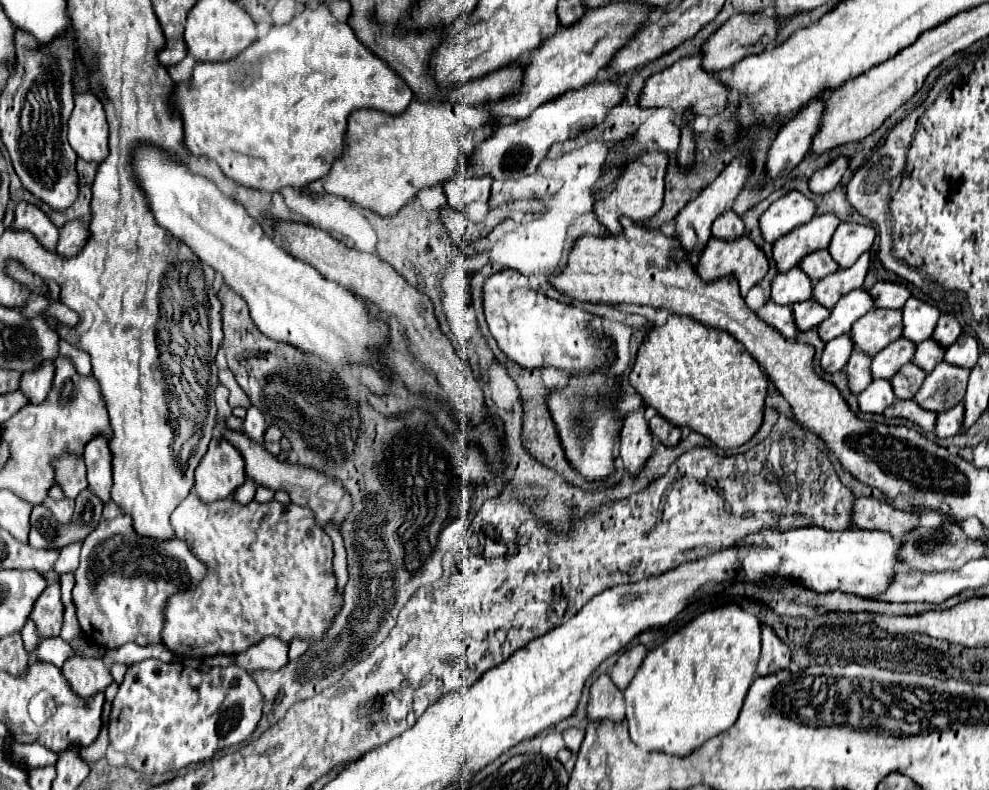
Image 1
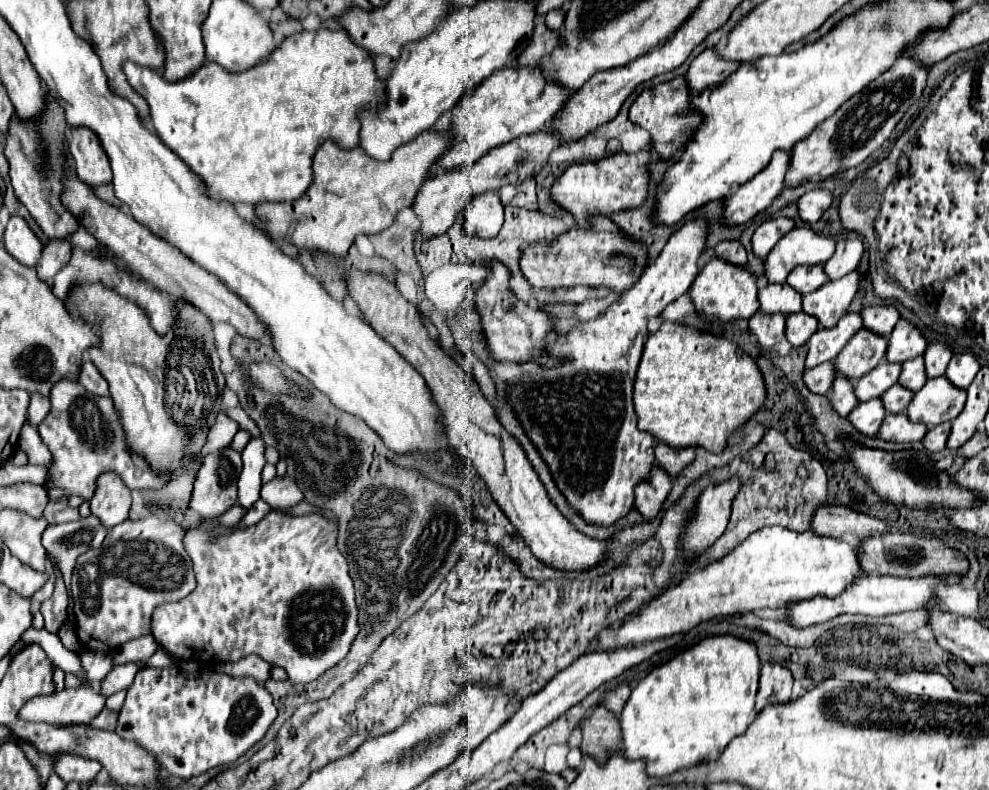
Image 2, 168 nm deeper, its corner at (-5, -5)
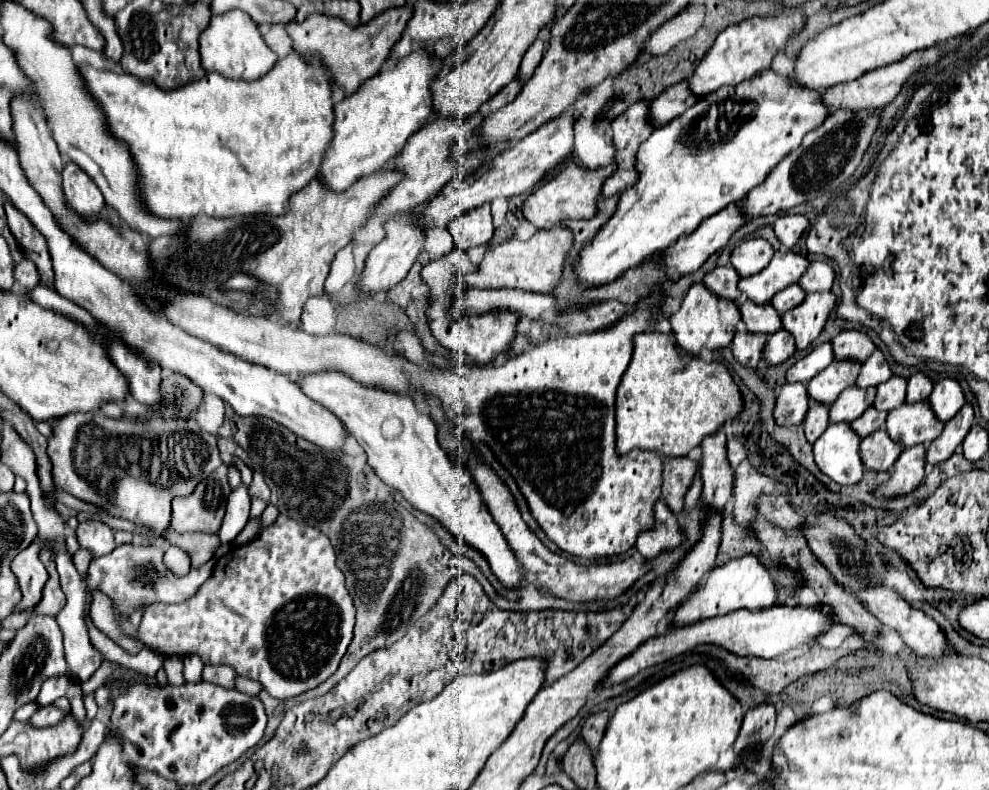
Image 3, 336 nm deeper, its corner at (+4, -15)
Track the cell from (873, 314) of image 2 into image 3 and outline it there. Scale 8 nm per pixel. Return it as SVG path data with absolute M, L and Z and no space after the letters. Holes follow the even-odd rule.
M841 331L831 341L833 345L833 357L839 361L857 361L863 363L873 351L873 341L861 333L861 331Z

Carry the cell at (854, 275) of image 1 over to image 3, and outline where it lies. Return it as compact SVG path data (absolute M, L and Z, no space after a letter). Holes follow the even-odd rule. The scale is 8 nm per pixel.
M825 291L809 293L799 307L783 313L783 329L795 337L797 351L807 349L819 337L833 307L835 295L831 291Z

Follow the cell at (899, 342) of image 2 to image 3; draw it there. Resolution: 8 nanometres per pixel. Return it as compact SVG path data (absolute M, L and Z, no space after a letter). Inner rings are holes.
M877 349L877 351L873 351L873 355L863 363L863 367L861 367L861 371L859 371L857 379L855 379L855 385L857 385L857 387L863 387L863 389L867 389L867 387L877 387L877 385L885 383L889 377L891 377L891 369L889 369L889 365L887 365L887 361L885 361L885 355Z

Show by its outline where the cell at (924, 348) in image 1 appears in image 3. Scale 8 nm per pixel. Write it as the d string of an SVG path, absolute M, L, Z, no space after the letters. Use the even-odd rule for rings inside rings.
M891 377L887 383L881 383L877 387L877 397L873 401L873 407L879 411L893 411L899 405L905 403L905 387L907 381L903 377Z

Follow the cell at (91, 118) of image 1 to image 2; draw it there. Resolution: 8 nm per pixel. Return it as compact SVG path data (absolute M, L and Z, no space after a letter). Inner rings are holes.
M72 127L72 139L68 139L68 151L76 163L76 175L86 185L110 183L110 159L102 149L98 135L88 127Z

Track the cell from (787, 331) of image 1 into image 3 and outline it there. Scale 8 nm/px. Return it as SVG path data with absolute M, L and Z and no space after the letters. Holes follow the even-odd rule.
M739 331L735 333L735 339L731 341L733 357L745 369L757 369L765 341L767 341L767 335L753 335L749 331Z

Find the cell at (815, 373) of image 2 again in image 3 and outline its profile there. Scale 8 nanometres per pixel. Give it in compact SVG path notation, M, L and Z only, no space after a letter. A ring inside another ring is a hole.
M785 383L777 393L773 419L777 425L783 425L783 427L801 425L807 409L809 409L809 397L805 395L805 385Z

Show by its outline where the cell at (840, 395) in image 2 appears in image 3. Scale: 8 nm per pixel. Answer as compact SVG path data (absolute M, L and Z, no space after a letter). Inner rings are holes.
M809 403L809 411L803 421L805 439L809 443L815 443L827 429L827 425L829 425L829 407L817 407L817 403Z

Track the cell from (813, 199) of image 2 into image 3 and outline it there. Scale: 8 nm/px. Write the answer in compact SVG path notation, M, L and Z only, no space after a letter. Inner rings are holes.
M783 215L773 225L783 251L789 251L799 241L799 237L807 227L809 227L809 219L805 215Z

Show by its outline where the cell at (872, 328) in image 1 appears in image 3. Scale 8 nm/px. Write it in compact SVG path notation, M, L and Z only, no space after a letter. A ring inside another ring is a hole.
M833 361L825 371L813 377L813 381L807 385L807 395L817 403L831 405L843 389L853 385L853 379L857 377L857 369L861 369L859 363Z

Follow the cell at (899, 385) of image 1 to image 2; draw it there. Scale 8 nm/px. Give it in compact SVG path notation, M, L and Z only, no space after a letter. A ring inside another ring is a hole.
M896 383L882 395L882 401L884 401L888 413L904 413L906 407L910 405L912 397L914 397L914 391L904 389L900 383Z

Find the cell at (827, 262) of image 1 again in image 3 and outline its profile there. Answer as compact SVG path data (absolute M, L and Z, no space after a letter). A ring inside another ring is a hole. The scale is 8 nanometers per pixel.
M789 285L787 289L783 289L783 291L779 291L779 293L775 293L775 295L773 295L771 305L773 305L781 315L783 315L785 311L789 311L789 309L797 307L803 299L805 299L805 293L803 293L803 291L799 291L799 287L797 287L797 285Z

